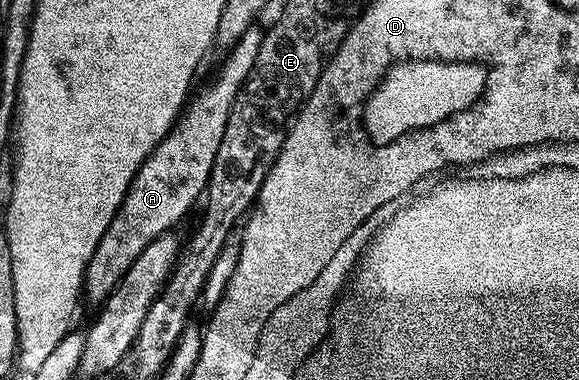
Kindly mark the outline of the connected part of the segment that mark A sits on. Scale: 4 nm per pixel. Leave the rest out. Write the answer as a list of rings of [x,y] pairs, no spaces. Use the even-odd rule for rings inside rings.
[[[255,25],[242,32],[242,40],[235,42],[232,49],[223,55],[224,63],[216,79],[185,105],[172,129],[138,168],[114,220],[110,220],[106,232],[102,232],[102,240],[98,240],[98,248],[94,248],[94,256],[90,256],[86,264],[82,298],[93,308],[103,306],[104,301],[116,291],[130,264],[138,260],[142,248],[146,248],[150,240],[179,227],[188,209],[195,202],[197,205],[207,191],[214,156],[218,156],[218,144],[222,144],[226,120],[230,120],[230,108],[234,108],[234,100],[242,84],[246,84],[246,76],[250,76],[250,68],[254,68],[254,60],[258,60],[258,48],[264,39],[260,29],[259,25]]]

